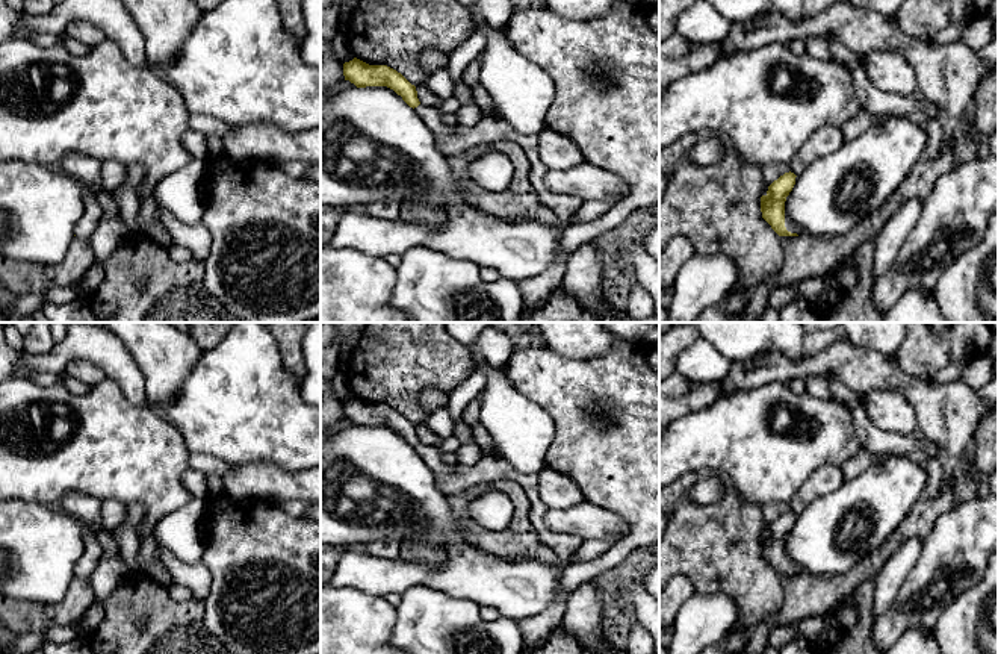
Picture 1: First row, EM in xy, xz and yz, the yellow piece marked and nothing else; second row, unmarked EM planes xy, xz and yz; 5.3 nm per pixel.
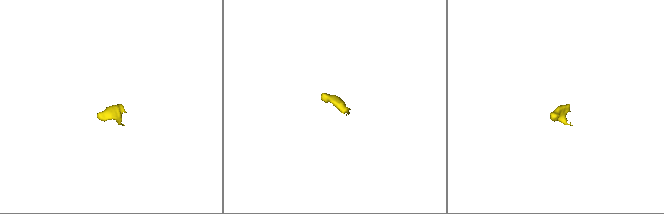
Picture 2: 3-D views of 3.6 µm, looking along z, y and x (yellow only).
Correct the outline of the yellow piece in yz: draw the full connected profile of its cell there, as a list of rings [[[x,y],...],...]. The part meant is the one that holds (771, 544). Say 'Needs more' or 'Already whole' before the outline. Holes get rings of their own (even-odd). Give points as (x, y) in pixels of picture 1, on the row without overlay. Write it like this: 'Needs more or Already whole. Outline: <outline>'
Needs more. Outline: [[[785,512],[774,519],[765,534],[761,536],[762,557],[779,575],[798,575],[797,563],[785,553],[785,540],[795,524],[795,513]]]

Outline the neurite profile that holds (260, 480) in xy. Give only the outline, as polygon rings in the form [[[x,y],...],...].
[[[254,462],[231,466],[222,478],[224,492],[240,503],[321,501],[321,465],[289,472],[274,463]]]

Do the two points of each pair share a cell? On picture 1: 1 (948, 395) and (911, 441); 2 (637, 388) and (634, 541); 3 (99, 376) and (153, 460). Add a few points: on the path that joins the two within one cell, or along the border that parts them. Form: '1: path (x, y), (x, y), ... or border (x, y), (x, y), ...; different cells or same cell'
1: border (918, 427), (944, 456); different cells
2: path (637, 426), (638, 503); same cell
3: border (106, 377), (92, 386); different cells

